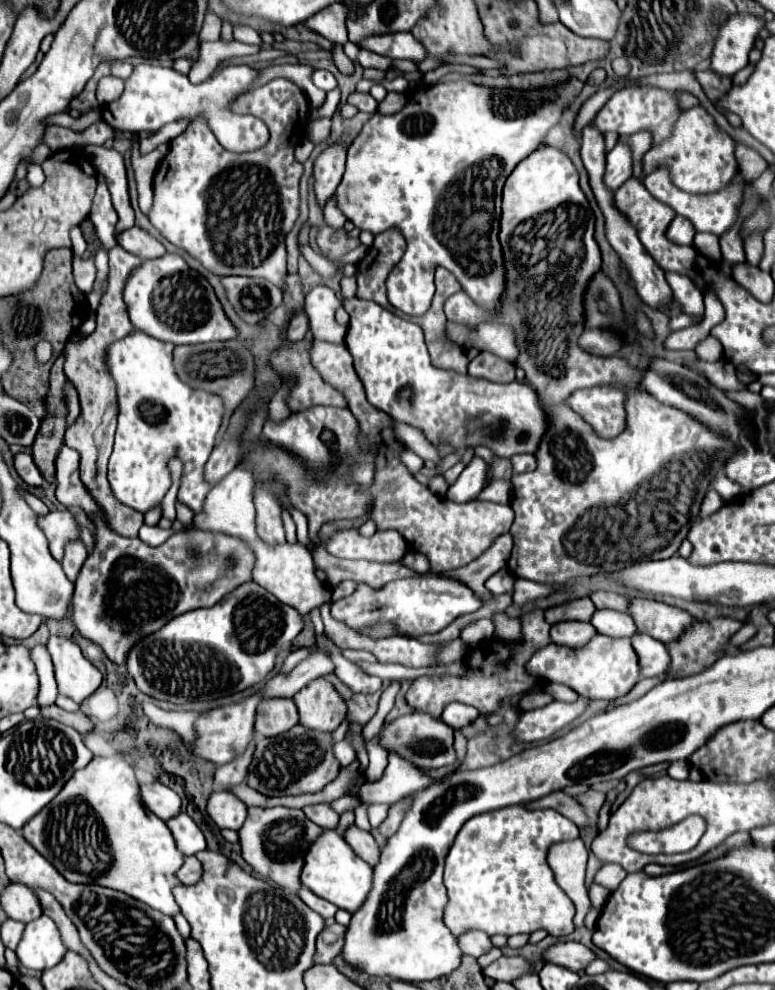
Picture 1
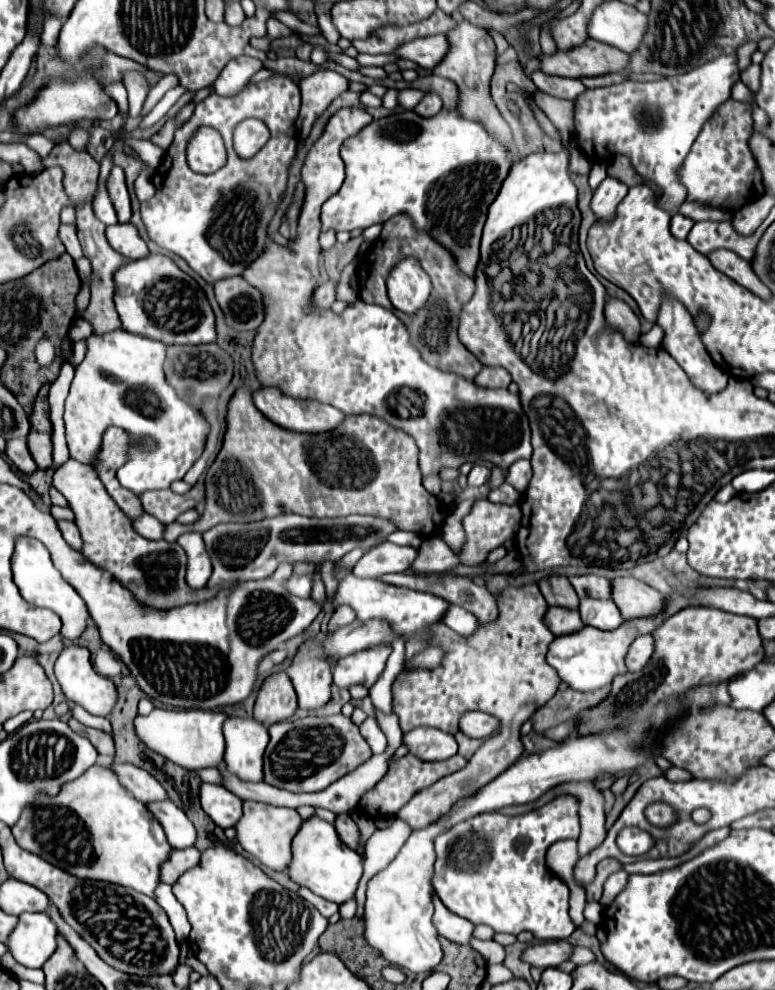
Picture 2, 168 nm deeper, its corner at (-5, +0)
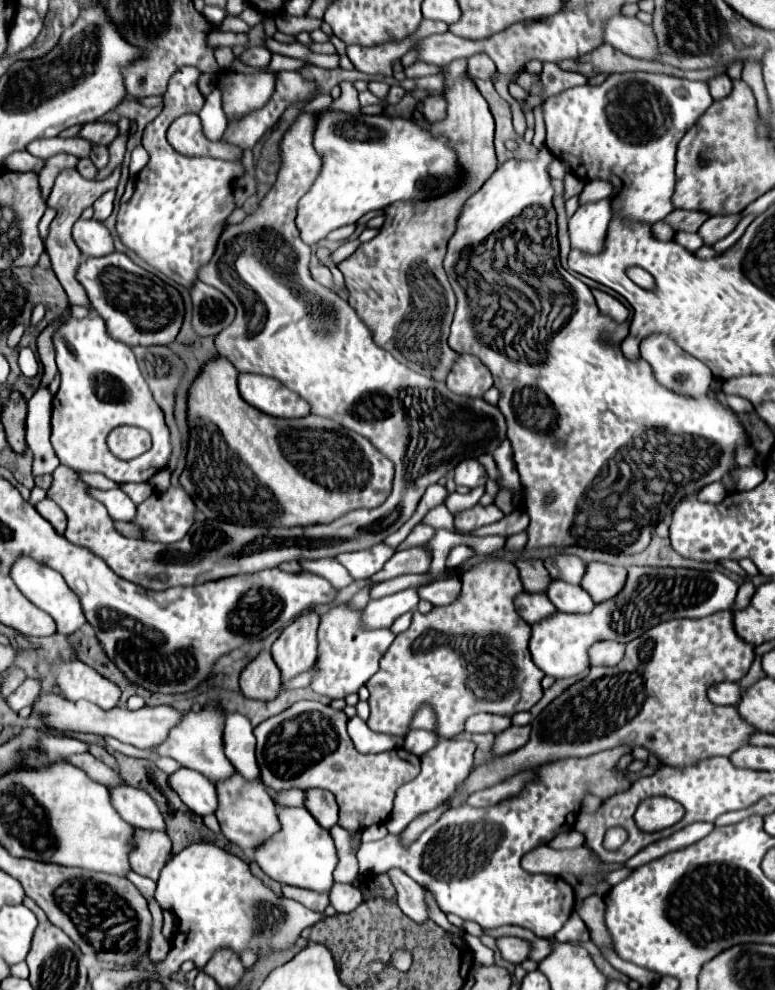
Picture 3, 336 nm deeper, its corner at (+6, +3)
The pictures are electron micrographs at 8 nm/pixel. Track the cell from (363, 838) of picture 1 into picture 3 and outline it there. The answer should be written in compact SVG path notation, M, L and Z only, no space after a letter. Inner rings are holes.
M321 788L305 790L305 808L323 828L329 830L337 824L337 802L335 796L331 796L331 792Z

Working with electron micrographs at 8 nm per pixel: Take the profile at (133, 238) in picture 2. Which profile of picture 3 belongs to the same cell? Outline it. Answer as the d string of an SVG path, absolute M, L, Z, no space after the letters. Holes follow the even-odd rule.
M77 220L73 226L73 240L83 258L107 256L113 252L113 238L105 224L97 220Z

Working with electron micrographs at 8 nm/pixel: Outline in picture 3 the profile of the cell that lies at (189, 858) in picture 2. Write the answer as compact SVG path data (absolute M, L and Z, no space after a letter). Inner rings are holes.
M143 828L133 830L129 864L137 874L157 880L161 868L169 860L171 860L171 840L163 830L143 830Z

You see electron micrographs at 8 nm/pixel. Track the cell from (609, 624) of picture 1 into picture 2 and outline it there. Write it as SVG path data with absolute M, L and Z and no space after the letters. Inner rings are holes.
M582 599L580 615L582 615L582 621L586 625L596 627L596 629L604 629L604 631L618 629L624 623L624 619L622 619L622 615L620 615L614 601Z

